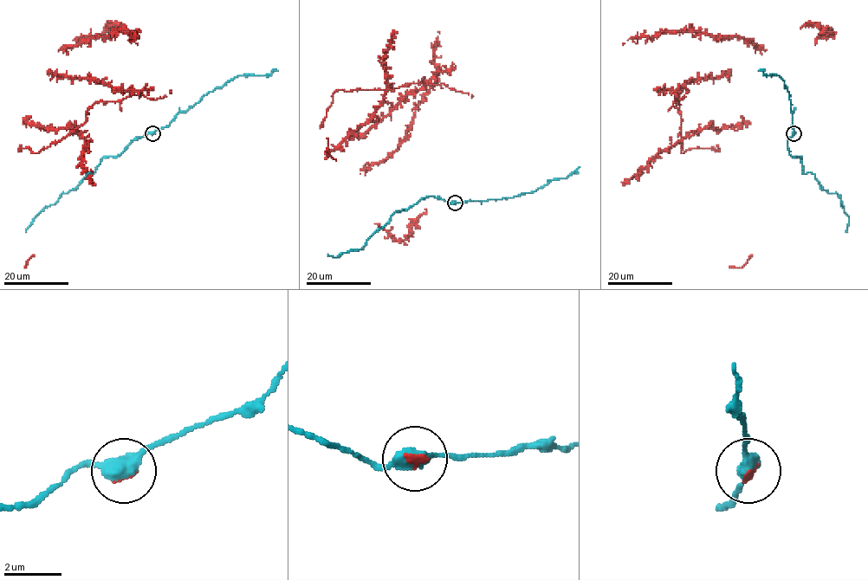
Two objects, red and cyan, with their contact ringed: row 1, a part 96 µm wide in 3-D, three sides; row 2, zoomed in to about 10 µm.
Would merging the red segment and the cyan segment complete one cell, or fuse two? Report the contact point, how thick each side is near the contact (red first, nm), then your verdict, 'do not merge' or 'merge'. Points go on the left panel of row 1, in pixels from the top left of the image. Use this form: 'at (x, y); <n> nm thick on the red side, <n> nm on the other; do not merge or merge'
at (152, 133); 140 nm thick on the red side, 440 nm on the other; merge

